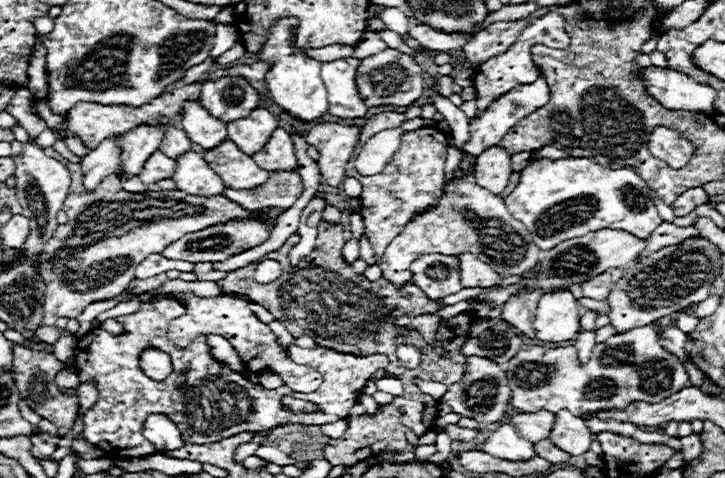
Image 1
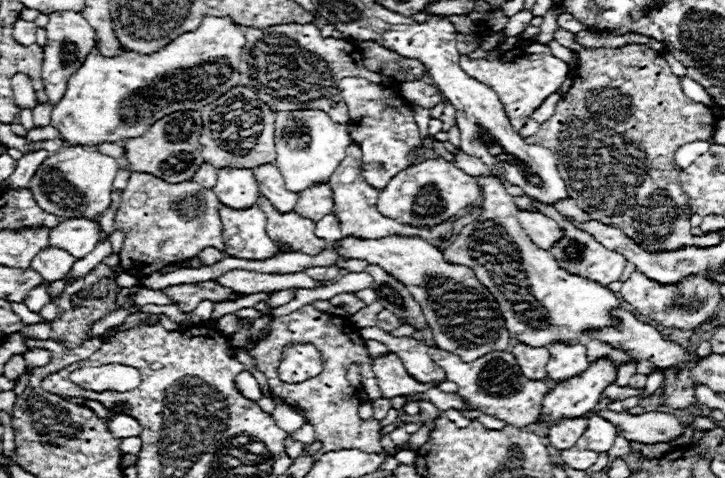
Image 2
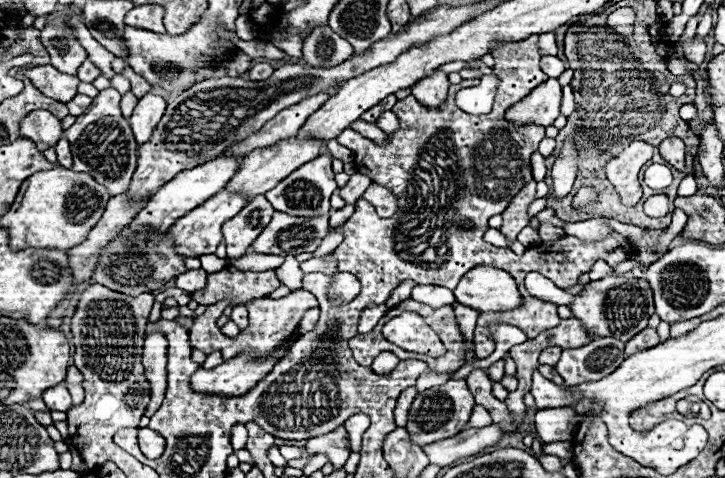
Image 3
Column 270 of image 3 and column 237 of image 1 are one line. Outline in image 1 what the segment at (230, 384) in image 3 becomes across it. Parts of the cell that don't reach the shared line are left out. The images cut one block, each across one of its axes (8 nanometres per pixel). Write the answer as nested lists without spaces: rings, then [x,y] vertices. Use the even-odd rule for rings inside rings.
[[[208,334],[208,342],[210,342],[210,354],[214,354],[214,358],[222,358],[222,362],[230,362],[232,370],[244,373],[244,363],[232,347],[232,344],[224,336]]]

